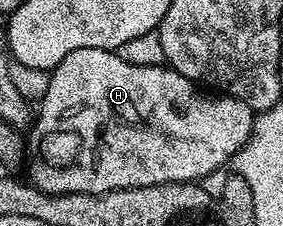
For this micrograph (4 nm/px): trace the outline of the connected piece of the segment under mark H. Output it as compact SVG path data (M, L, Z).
M84 47L64 55L64 59L49 74L48 84L44 95L37 102L36 116L29 126L28 153L30 149L30 179L29 184L42 193L58 196L61 193L85 193L88 196L98 197L104 193L114 192L117 189L152 187L153 185L181 185L183 183L198 183L212 171L222 169L225 161L237 158L238 152L245 147L250 139L250 132L254 126L255 112L235 97L219 95L214 91L207 91L195 82L189 81L167 67L160 65L133 65L118 57L117 52L96 47Z

